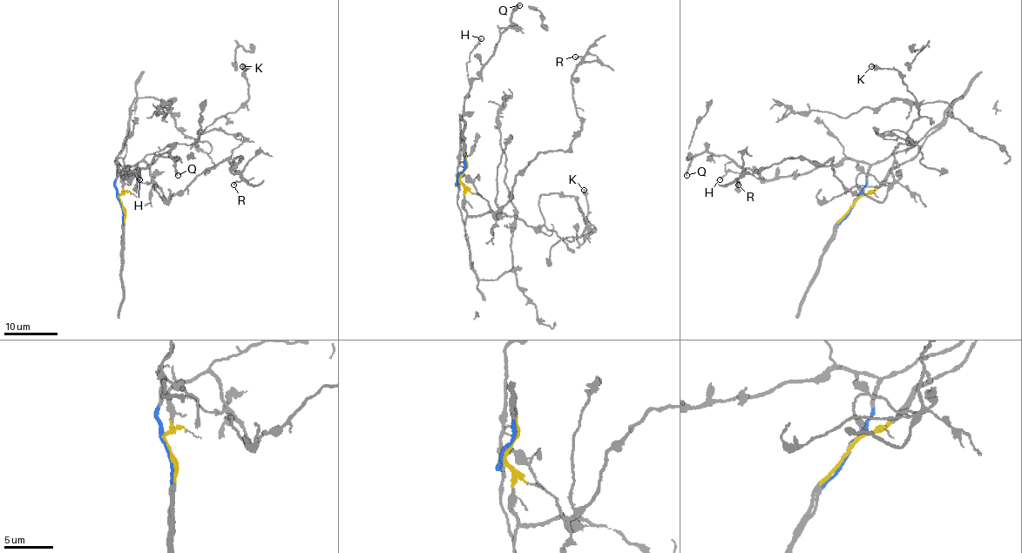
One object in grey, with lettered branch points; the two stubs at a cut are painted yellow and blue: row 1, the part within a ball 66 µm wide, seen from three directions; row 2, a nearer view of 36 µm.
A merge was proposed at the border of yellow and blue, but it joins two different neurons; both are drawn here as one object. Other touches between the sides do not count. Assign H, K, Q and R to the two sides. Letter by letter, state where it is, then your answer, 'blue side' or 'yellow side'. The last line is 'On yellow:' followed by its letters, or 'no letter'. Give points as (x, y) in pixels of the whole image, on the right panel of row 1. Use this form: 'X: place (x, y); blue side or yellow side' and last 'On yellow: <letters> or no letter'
H: place (720, 179); blue side
K: place (871, 66); yellow side
Q: place (686, 175); blue side
R: place (738, 185); yellow side
On yellow: K, R

